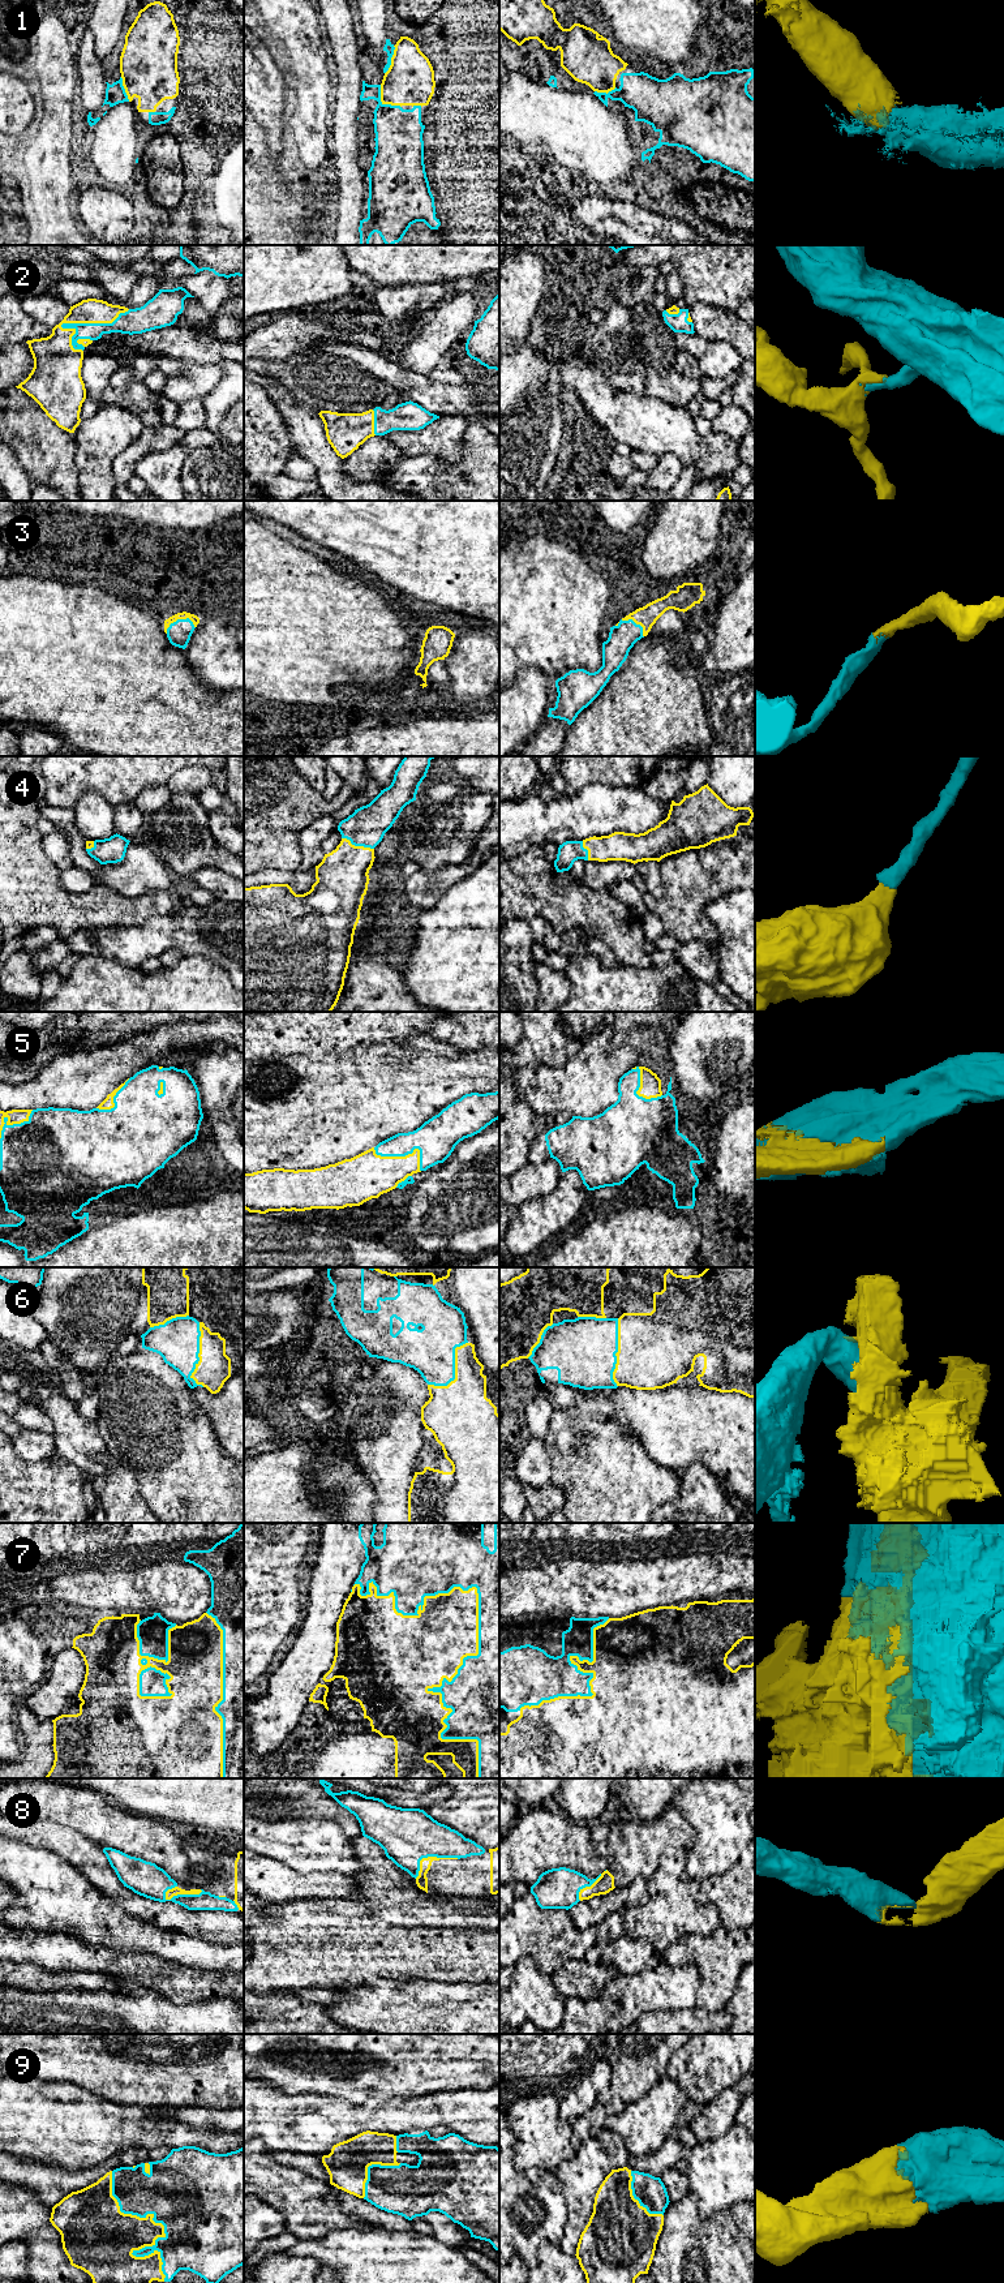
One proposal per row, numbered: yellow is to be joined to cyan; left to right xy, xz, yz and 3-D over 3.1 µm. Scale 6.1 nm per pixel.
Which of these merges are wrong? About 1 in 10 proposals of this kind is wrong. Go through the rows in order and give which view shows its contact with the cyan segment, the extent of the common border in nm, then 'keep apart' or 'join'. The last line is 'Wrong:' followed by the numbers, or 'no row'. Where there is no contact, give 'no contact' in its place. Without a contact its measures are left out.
1: xz | 190 nm | join
2: xy | 440 nm | join
3: xy | 190 nm | join
4: xz | 220 nm | join
5: xz | 320 nm | join
6: xy | 400 nm | join
7: xz | 1400 nm | join
8: xy | 240 nm | join
9: xy | 750 nm | join
Wrong: no row

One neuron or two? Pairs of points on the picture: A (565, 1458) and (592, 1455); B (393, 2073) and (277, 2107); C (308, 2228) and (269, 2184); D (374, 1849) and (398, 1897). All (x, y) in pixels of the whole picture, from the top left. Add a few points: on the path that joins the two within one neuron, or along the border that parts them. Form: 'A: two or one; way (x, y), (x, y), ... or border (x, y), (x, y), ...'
A: one; way (571, 1458), (586, 1458)
B: two; border (291, 2094), (321, 2093), (352, 2102)
C: one; way (300, 2221), (280, 2196)
D: one; way (374, 1861), (381, 1879), (387, 1885)

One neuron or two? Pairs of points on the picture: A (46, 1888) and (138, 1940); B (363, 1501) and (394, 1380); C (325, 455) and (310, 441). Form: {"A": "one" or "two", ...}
{"A": "one", "B": "two", "C": "one"}

